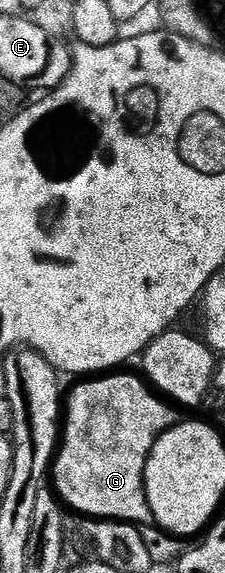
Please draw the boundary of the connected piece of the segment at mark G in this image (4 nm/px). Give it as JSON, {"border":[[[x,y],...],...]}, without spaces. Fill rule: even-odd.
{"border":[[[125,372],[82,381],[82,386],[70,394],[68,391],[63,437],[51,466],[51,482],[68,509],[70,506],[81,514],[89,514],[85,516],[90,519],[149,524],[153,513],[145,491],[145,465],[154,444],[177,425],[179,415],[144,381],[121,373]]]}

